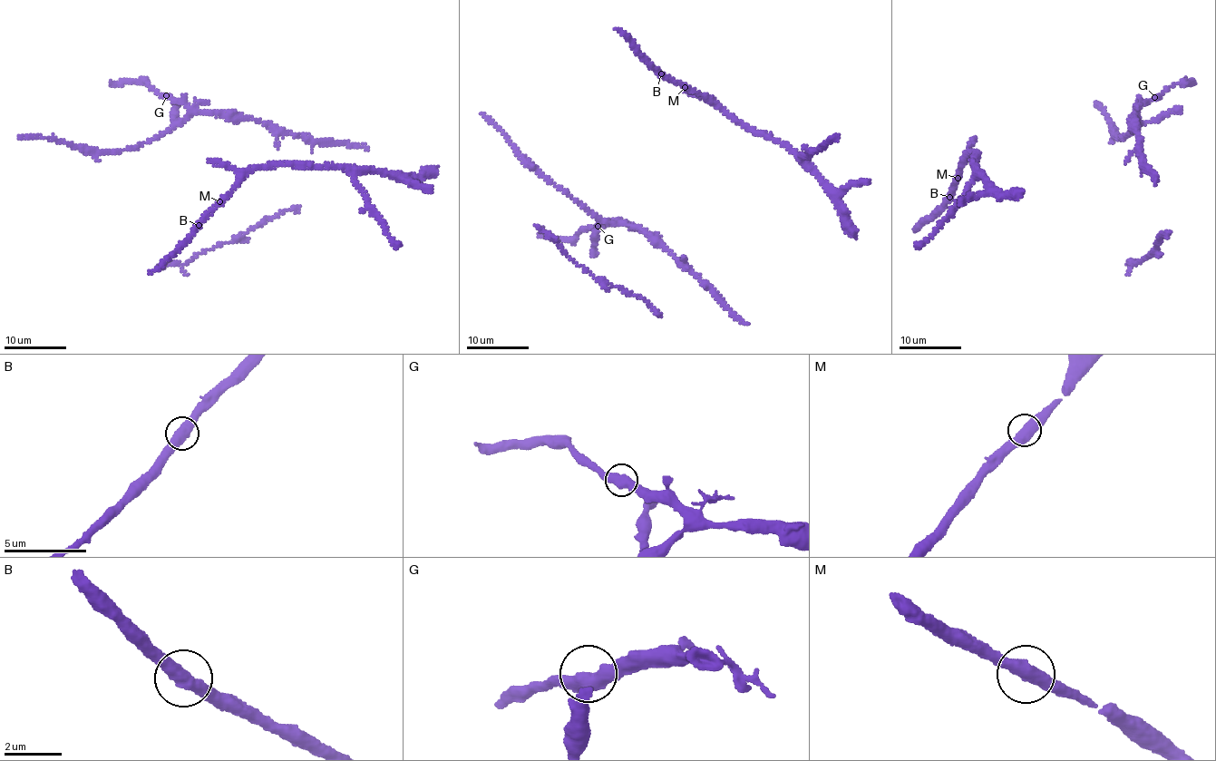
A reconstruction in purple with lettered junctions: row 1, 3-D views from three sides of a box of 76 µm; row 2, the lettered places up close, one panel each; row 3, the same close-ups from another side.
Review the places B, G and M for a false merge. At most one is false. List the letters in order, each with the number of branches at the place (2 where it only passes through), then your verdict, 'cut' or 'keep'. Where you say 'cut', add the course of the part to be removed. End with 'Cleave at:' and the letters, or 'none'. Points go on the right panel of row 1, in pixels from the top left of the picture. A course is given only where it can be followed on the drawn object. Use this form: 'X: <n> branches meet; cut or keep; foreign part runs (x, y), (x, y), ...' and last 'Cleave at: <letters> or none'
B: 2 branches meet; keep
G: 2 branches meet; keep
M: 2 branches meet; keep
Cleave at: none

